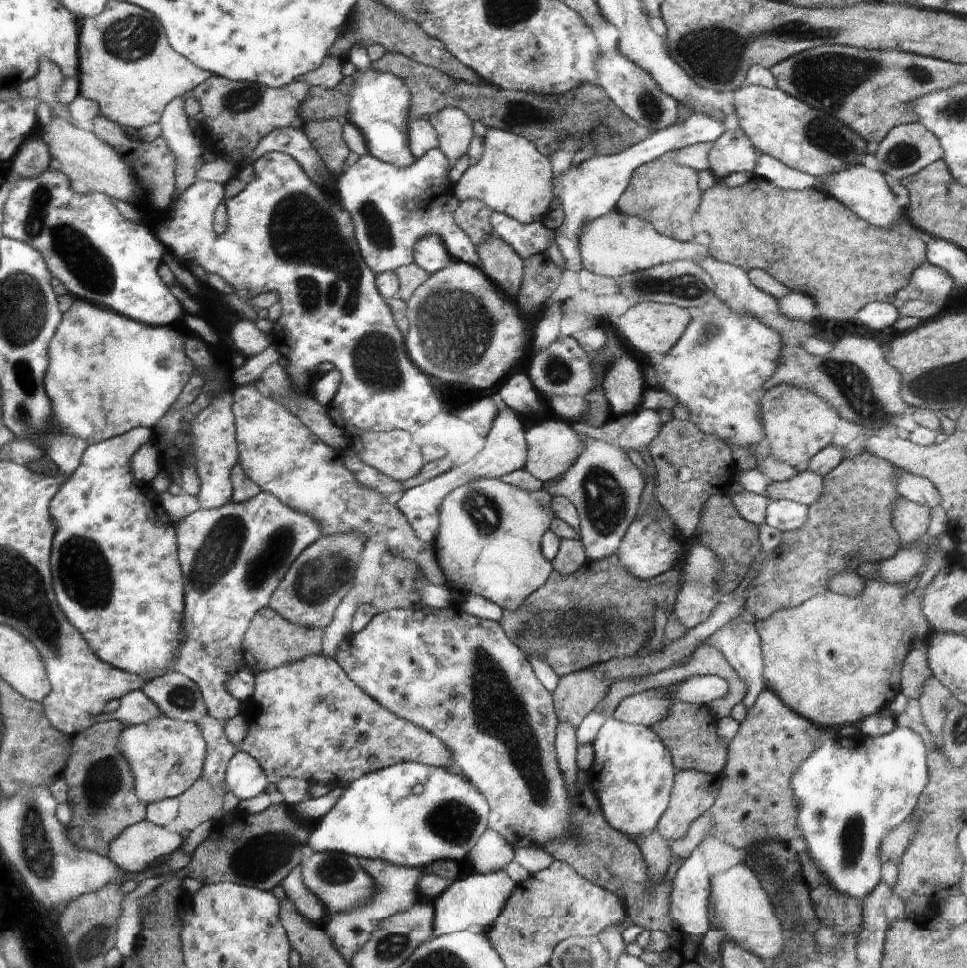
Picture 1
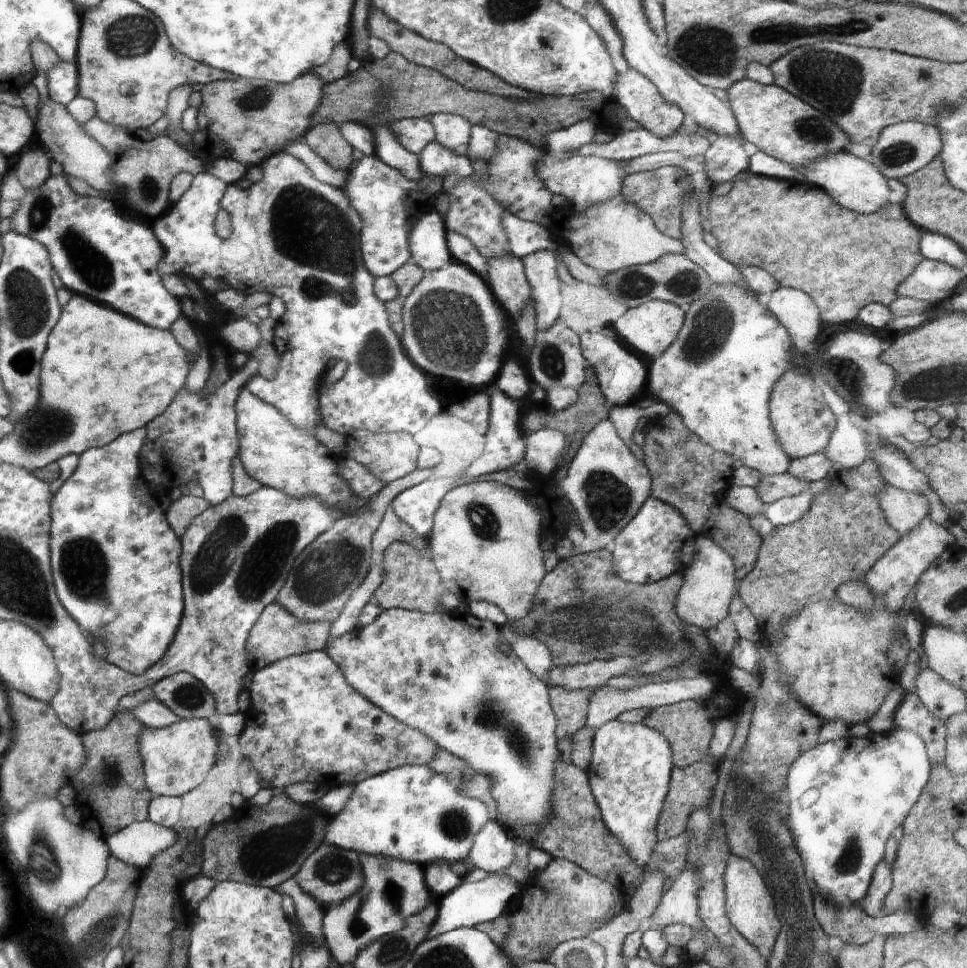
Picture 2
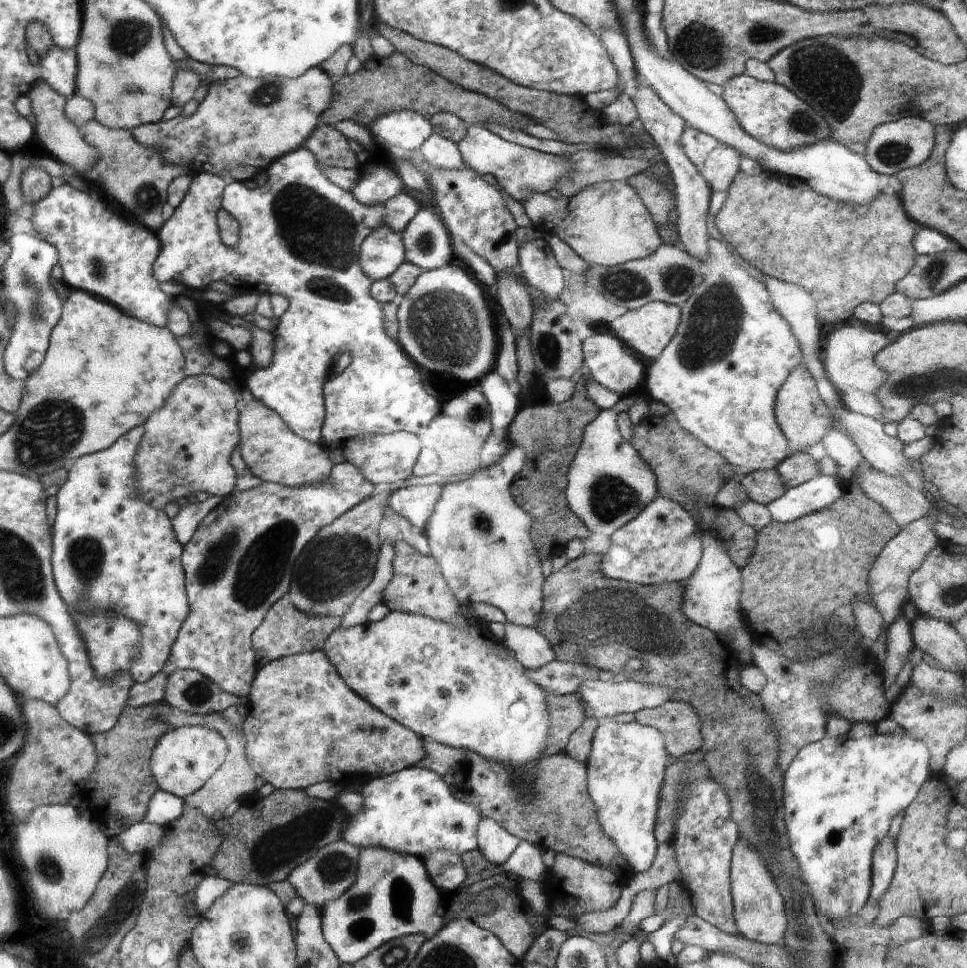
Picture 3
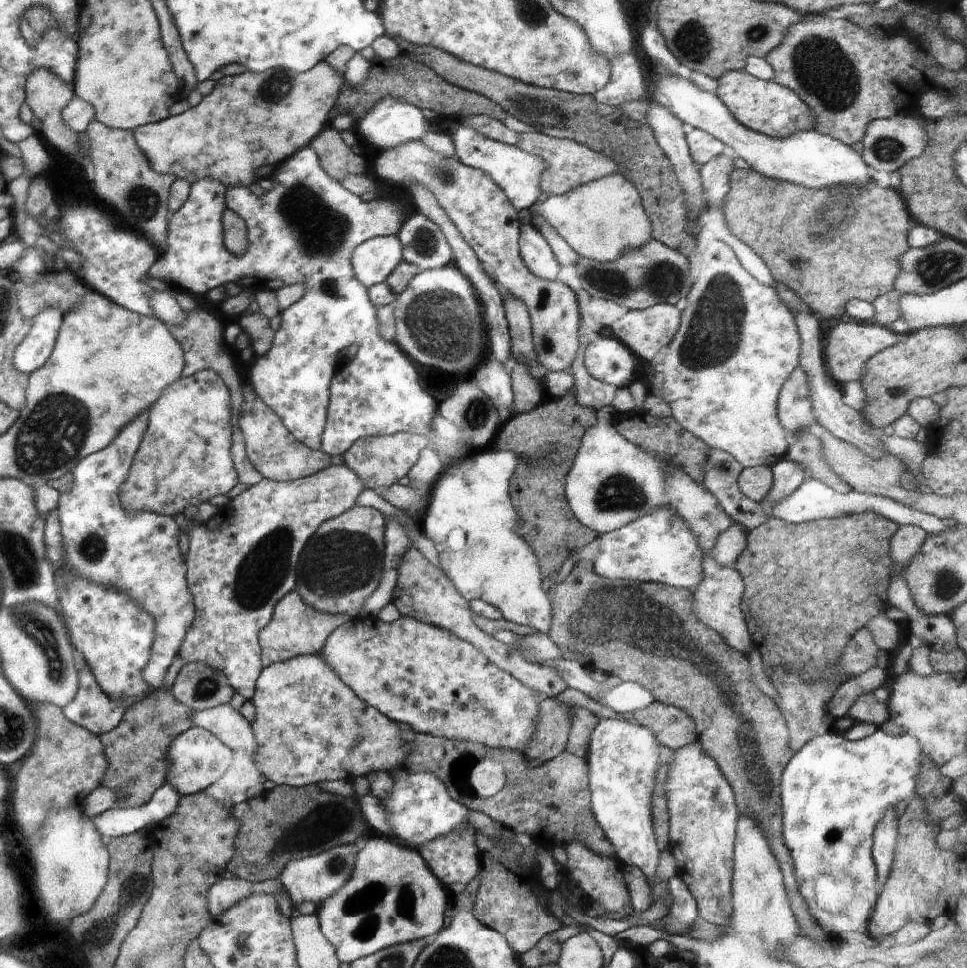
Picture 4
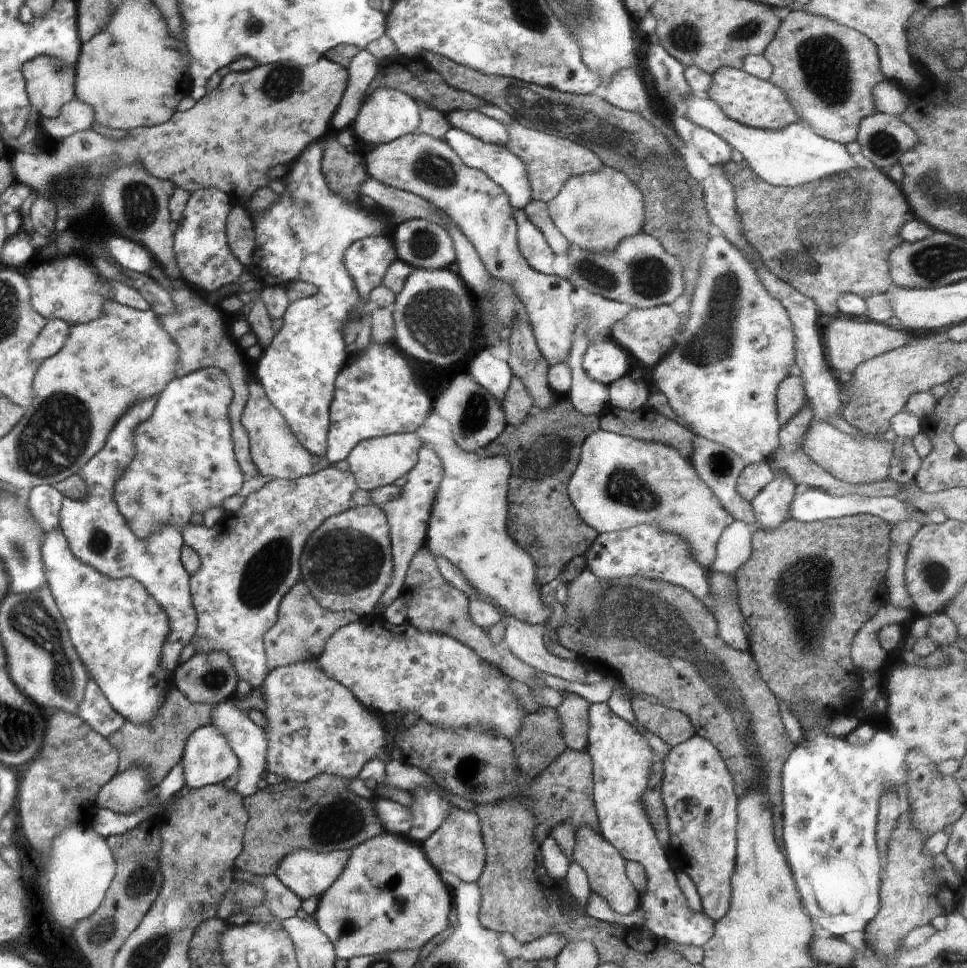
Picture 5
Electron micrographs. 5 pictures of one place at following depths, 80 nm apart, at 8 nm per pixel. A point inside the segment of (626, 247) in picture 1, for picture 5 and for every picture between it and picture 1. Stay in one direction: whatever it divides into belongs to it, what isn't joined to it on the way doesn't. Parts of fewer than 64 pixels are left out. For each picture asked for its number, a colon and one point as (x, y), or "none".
2: (614, 234)
3: (616, 227)
4: (599, 219)
5: (594, 211)

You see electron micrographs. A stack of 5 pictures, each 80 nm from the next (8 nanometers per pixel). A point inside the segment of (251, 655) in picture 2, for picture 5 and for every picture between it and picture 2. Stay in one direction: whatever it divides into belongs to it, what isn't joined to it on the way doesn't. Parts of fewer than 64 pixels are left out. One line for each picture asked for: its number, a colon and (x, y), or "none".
3: (285, 630)
4: (296, 628)
5: (302, 629)

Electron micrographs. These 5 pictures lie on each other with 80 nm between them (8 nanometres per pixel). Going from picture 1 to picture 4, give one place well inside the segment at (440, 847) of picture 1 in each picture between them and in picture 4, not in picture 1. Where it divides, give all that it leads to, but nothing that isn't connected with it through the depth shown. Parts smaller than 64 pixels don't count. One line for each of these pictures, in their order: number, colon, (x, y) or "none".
2: (413, 813)
3: (413, 812)
4: (421, 809)

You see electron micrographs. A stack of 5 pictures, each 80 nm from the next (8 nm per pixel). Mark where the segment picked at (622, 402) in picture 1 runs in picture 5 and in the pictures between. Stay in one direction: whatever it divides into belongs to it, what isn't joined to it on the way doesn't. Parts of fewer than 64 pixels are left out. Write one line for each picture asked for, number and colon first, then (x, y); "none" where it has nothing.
2: (622, 375)
3: (607, 360)
4: (608, 360)
5: (605, 362)

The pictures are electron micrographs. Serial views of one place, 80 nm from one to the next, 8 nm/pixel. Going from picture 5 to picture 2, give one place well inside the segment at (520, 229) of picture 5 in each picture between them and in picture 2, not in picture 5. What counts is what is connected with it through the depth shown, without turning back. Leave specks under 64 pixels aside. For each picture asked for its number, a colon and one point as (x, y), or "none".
2: (540, 267)
3: (539, 265)
4: (536, 253)

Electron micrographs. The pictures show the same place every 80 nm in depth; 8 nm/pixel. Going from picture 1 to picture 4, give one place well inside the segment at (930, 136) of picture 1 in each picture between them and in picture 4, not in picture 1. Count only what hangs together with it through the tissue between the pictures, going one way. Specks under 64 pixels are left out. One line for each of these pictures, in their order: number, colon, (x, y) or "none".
2: (902, 148)
3: (895, 145)
4: (889, 142)

